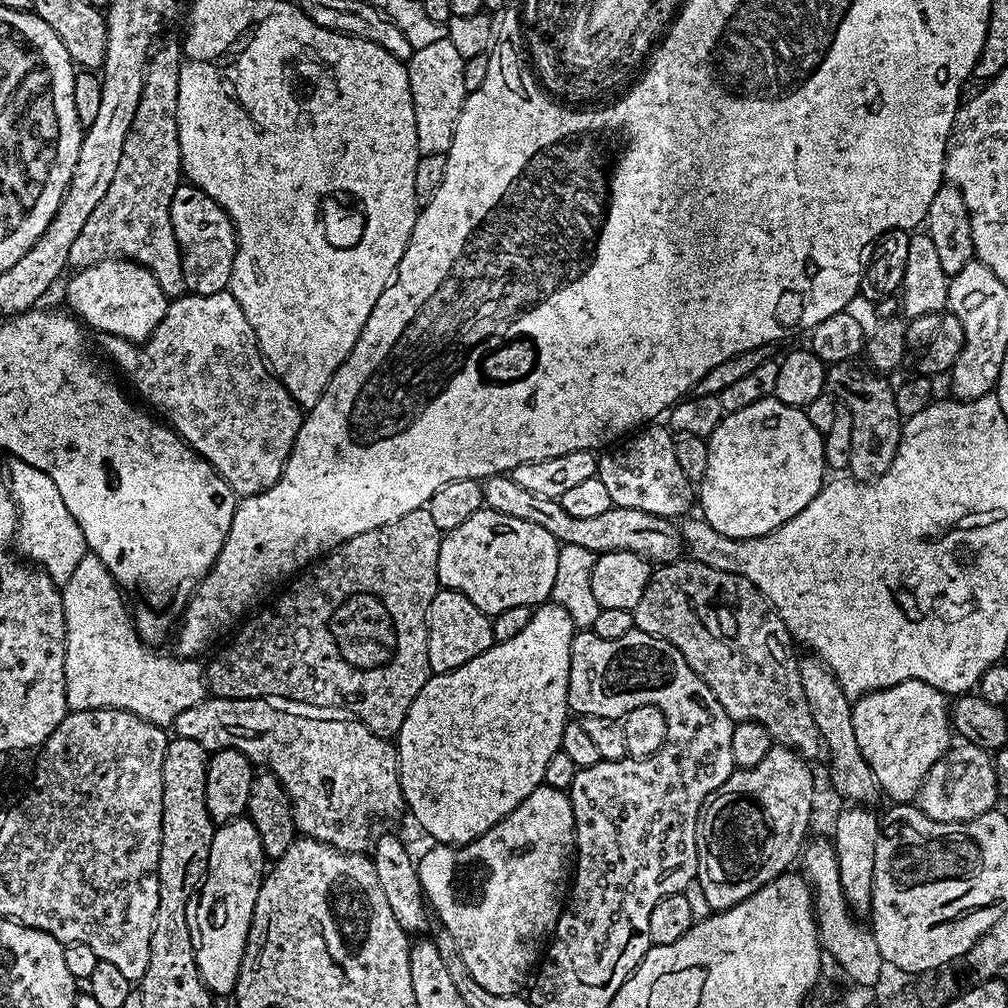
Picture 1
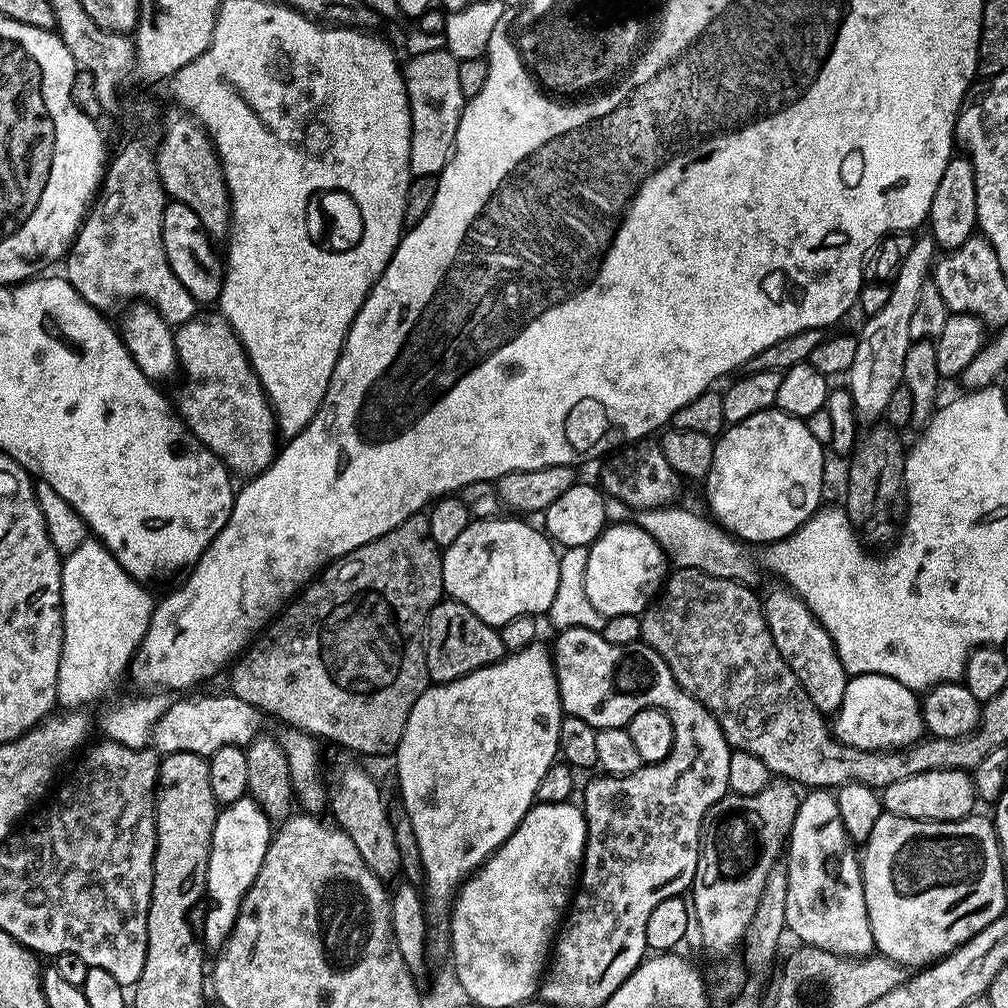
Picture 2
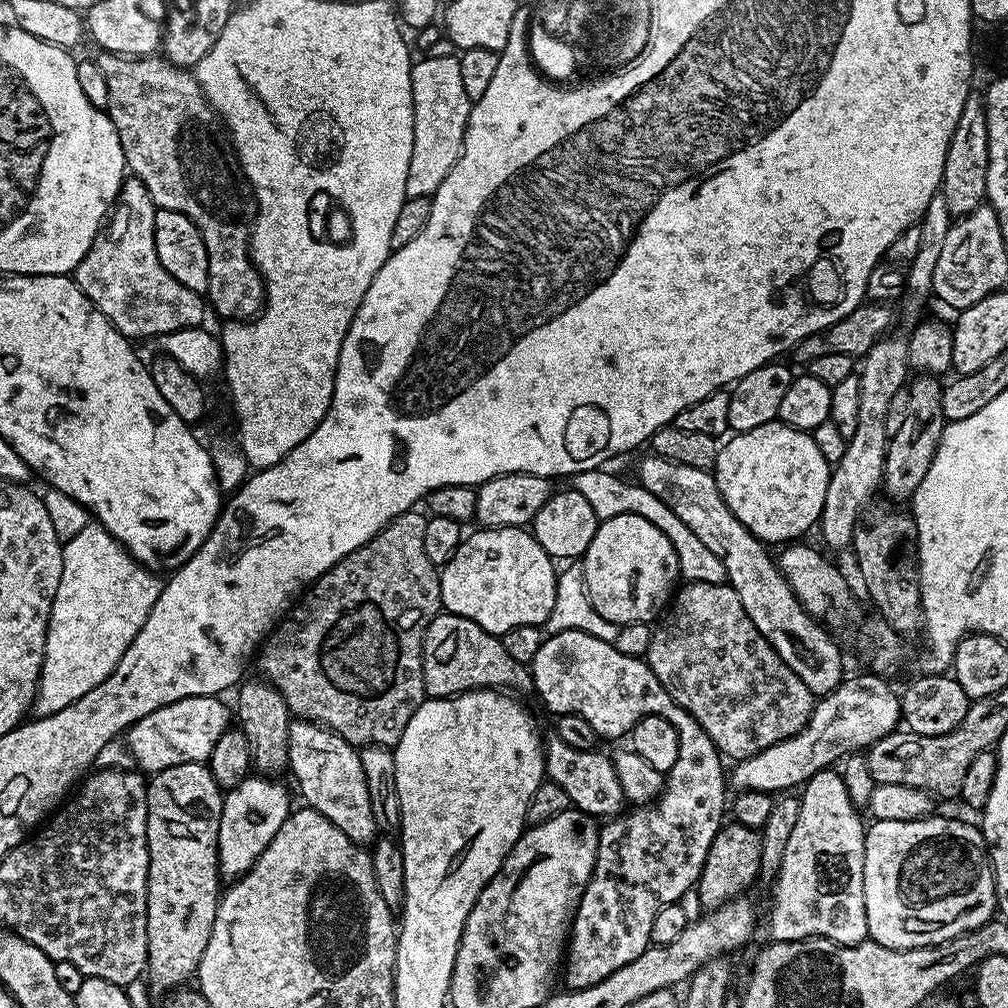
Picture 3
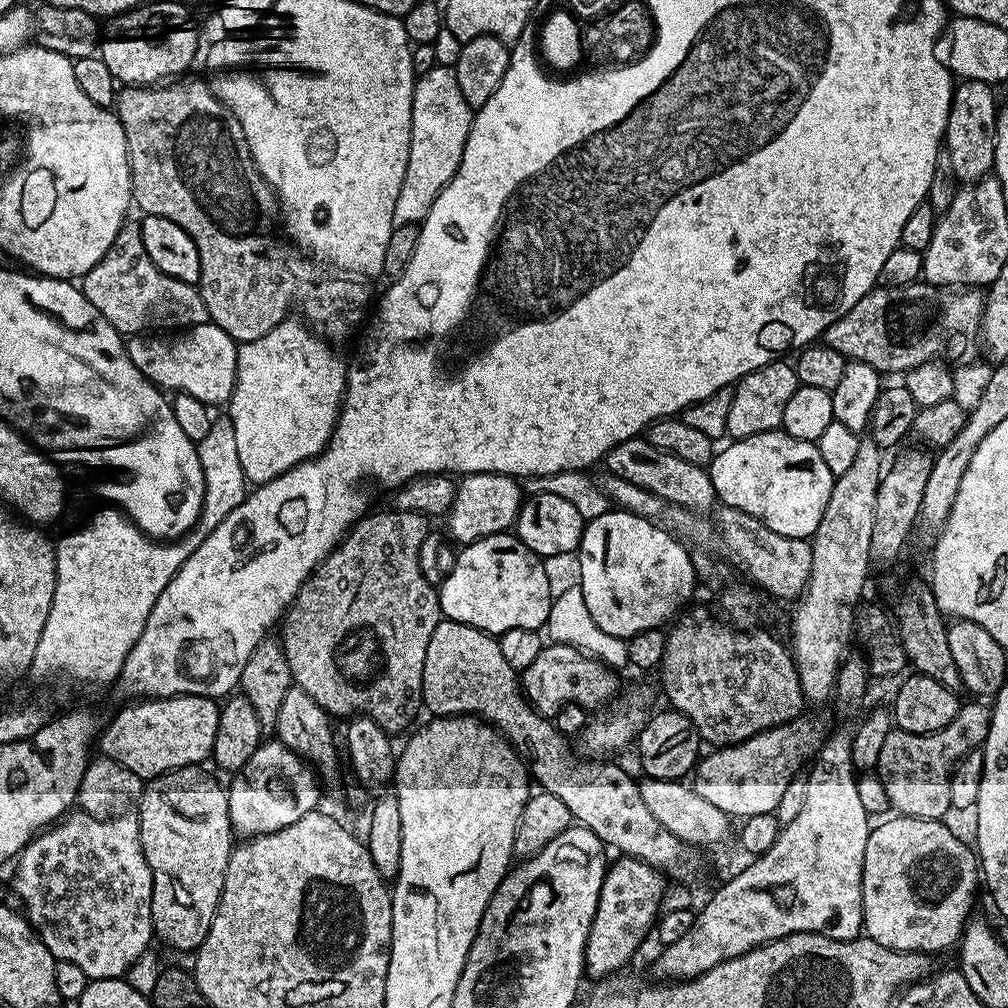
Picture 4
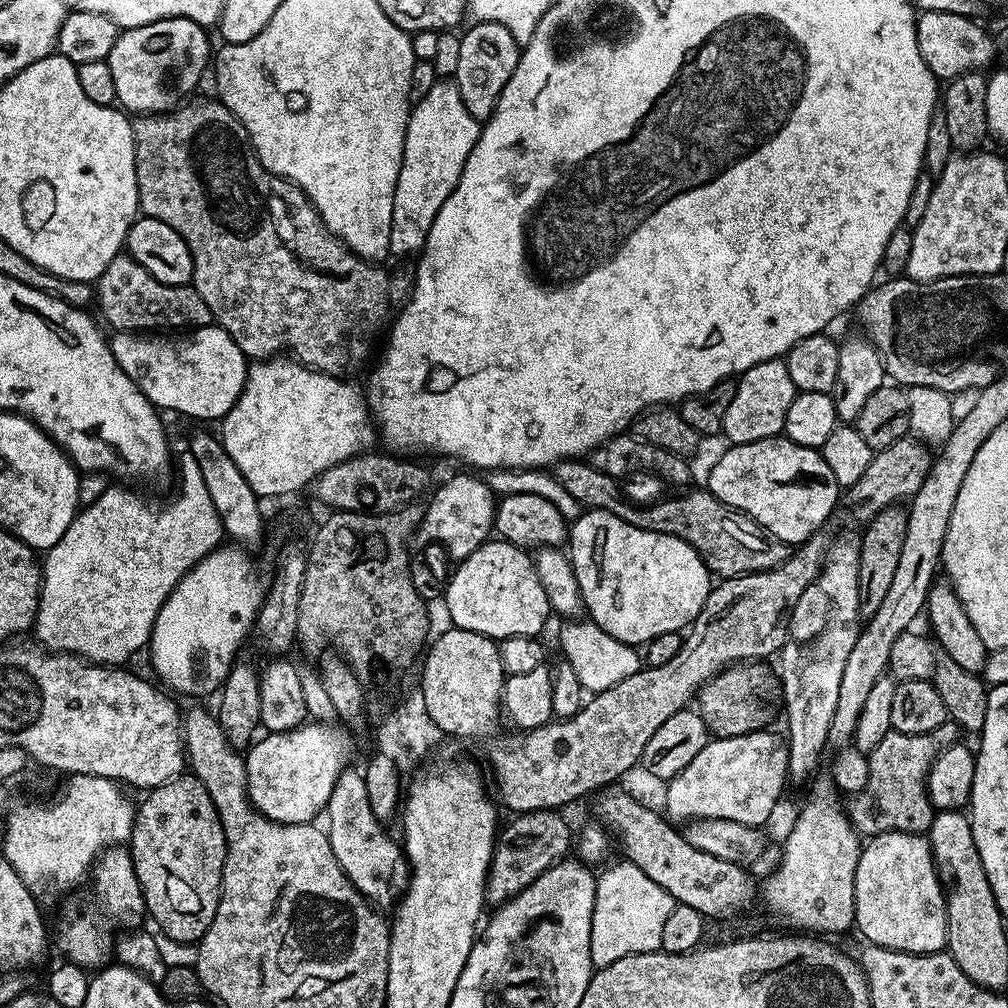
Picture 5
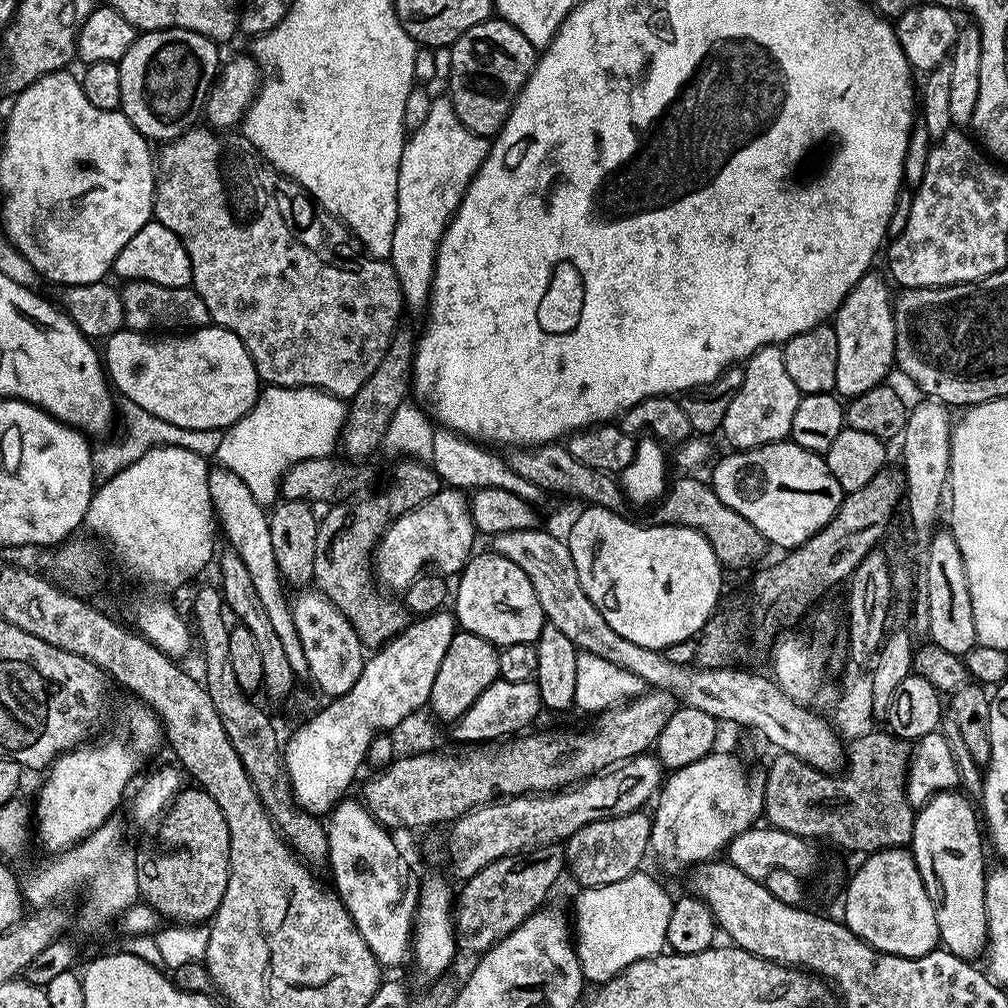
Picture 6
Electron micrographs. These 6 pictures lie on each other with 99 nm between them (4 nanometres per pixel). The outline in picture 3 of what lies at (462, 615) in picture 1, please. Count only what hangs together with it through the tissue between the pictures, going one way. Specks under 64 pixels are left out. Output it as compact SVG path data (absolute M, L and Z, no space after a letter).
M441 611L434 617L424 635L424 690L429 697L457 696L478 688L516 690L532 688L532 677L525 665L506 654L503 639L482 630L478 622L453 612Z

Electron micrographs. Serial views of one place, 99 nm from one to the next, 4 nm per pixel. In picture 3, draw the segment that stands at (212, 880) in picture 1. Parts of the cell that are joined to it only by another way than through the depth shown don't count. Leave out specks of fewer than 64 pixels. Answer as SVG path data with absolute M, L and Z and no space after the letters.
M252 774L236 788L227 789L218 830L221 877L239 878L251 870L262 850L266 850L268 843L279 836L283 824L289 823L288 792L276 783L280 782Z

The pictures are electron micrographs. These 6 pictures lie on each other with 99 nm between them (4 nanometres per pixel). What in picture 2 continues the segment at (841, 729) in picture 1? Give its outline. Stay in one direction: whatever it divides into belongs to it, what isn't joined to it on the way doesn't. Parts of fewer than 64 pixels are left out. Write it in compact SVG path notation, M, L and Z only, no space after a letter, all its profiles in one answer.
M784 586L779 587L768 597L765 595L762 600L764 617L774 638L774 646L778 646L778 654L782 654L786 666L794 670L806 694L810 694L810 702L814 702L820 712L835 714L846 695L846 686L850 679L848 671L842 666L834 642L818 622L818 618L814 618L814 614L800 601L795 592Z

